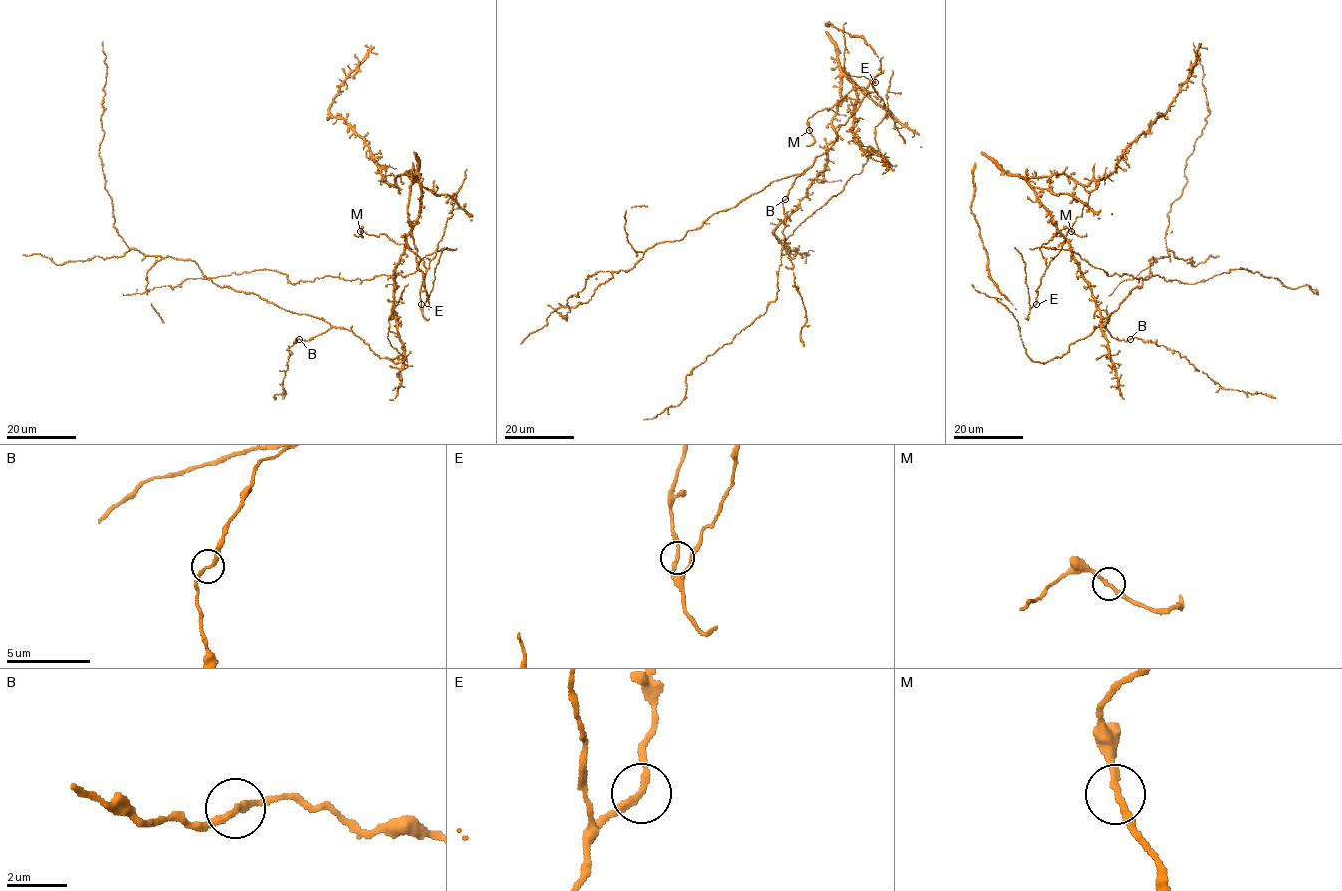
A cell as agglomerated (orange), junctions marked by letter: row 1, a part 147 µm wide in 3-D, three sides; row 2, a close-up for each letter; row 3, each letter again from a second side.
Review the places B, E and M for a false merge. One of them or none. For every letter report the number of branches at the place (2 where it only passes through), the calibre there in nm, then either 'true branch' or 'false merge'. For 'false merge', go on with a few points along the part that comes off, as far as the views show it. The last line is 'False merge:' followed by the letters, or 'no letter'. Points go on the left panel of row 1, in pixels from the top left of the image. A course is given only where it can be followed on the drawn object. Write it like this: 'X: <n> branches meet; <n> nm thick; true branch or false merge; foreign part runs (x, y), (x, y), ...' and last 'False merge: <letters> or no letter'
B: 2 branches meet; 200 nm thick; true branch
E: 2 branches meet; 200 nm thick; true branch
M: 2 branches meet; 200 nm thick; true branch
False merge: no letter

